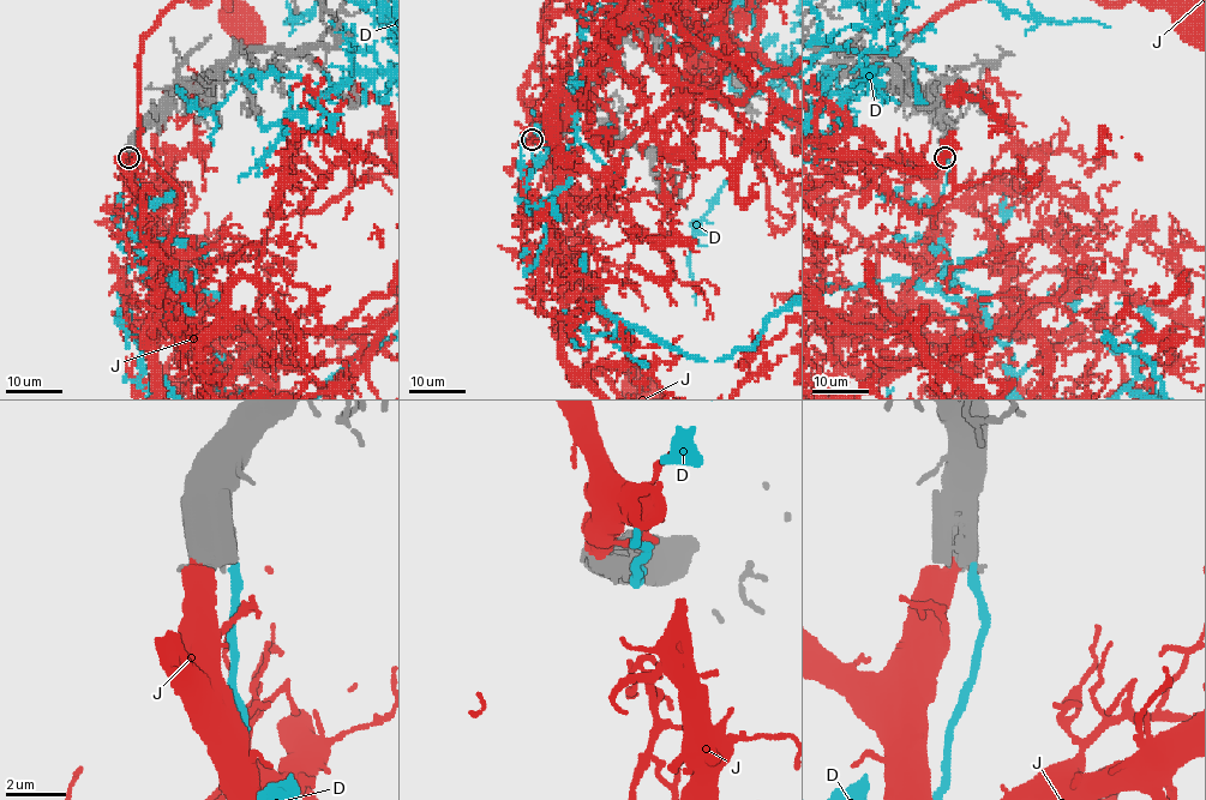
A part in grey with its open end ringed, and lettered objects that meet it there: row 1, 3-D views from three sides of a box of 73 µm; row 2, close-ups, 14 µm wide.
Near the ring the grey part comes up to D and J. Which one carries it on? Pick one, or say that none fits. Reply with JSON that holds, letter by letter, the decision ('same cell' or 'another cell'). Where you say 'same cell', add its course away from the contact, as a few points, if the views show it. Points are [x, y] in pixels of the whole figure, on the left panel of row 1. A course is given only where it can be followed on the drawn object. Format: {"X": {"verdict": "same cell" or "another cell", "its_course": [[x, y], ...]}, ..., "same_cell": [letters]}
{"D": {"verdict": "another cell"}, "J": {"verdict": "same cell", "its_course": [[130, 157], [157, 306], [181, 202], [140, 148], [140, 40]]}, "same_cell": ["J"]}

